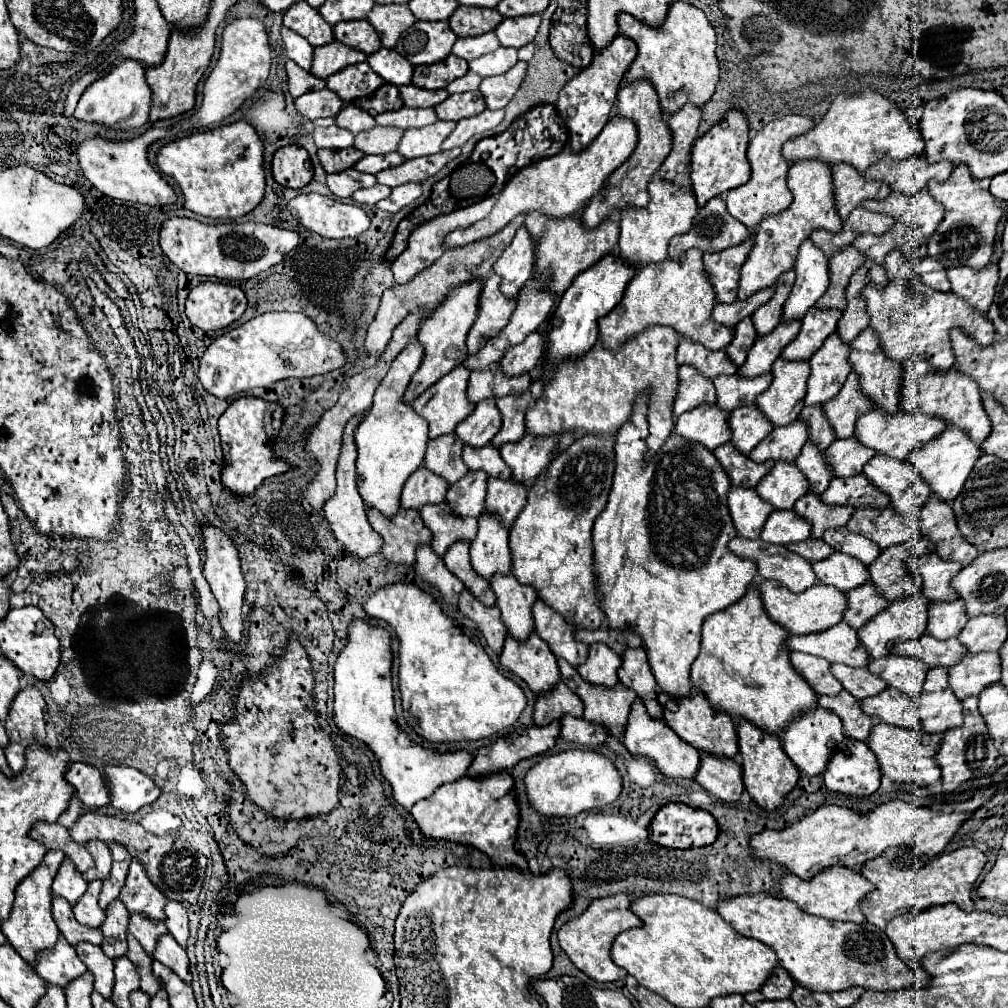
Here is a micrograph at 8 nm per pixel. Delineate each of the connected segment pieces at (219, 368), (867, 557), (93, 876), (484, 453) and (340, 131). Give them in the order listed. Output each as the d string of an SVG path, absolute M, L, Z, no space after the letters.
M265 312L215 338L201 358L199 380L213 396L229 398L257 386L267 388L285 378L325 374L341 368L345 362L343 346L323 334L303 312Z
M835 528L835 530L829 530L823 534L823 540L833 546L837 552L845 552L857 560L861 560L863 564L871 564L875 562L875 558L879 556L879 546L859 534L853 534L853 532L847 532L847 528Z
M91 840L89 844L85 844L85 848L91 852L91 856L95 860L95 866L91 870L87 870L83 874L83 878L87 882L97 880L97 878L105 880L109 876L109 870L111 870L111 850L109 850L109 846L101 840Z
M487 444L483 448L463 448L463 460L469 466L469 470L485 470L489 476L499 476L503 480L511 478L511 468L503 462L499 450L493 444Z
M329 126L329 128L315 128L315 144L317 148L331 148L331 150L343 150L353 146L353 134L345 128L339 126Z

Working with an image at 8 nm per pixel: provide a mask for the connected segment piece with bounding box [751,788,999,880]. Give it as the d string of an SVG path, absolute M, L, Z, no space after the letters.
M981 788L973 794L971 800L945 806L935 812L925 806L917 806L905 800L889 800L877 806L867 814L859 814L851 808L843 806L819 806L813 814L803 816L801 820L789 824L783 830L765 830L751 838L751 850L757 858L769 858L785 866L789 872L797 874L803 880L813 878L817 872L829 866L847 866L855 868L867 860L881 856L885 848L891 846L915 846L925 852L929 858L941 854L945 846L953 840L963 822L967 822L975 810L985 806L999 790L997 788Z

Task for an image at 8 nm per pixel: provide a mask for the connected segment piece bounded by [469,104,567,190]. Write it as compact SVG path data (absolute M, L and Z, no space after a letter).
M543 104L543 106L535 106L529 112L521 114L505 132L501 132L501 136L497 134L497 136L479 140L479 144L475 146L469 160L483 162L485 166L489 166L493 170L493 174L497 176L495 190L501 190L503 182L509 180L513 172L519 172L521 168L525 168L527 164L533 164L537 160L549 158L549 156L561 152L565 146L567 146L567 128L563 128L561 118L555 112L555 106Z

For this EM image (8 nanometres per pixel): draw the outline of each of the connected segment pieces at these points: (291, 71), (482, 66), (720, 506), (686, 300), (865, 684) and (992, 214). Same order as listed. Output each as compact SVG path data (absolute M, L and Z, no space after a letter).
M287 60L287 82L289 82L289 92L293 98L303 96L309 90L323 90L325 88L325 80L315 78L313 74L305 72L303 68L299 68L295 62Z
M497 48L491 54L479 56L469 62L469 70L487 78L493 74L503 74L517 64L517 48Z
M641 392L637 398L635 398L635 404L633 404L633 414L631 418L623 424L623 428L619 428L619 434L617 434L617 440L615 440L615 462L617 462L617 468L615 468L615 476L613 476L613 488L611 488L611 494L609 494L609 502L605 506L605 510L597 516L595 520L595 526L593 526L593 546L595 546L595 572L597 572L597 578L599 578L599 592L601 592L601 608L609 620L609 626L611 628L619 628L619 630L635 630L641 638L643 638L643 644L647 648L647 656L649 656L649 664L651 664L651 670L655 672L655 680L659 684L659 688L671 696L687 696L691 692L691 682L689 682L689 666L693 664L693 660L697 658L699 654L699 644L701 644L701 624L707 616L719 612L719 610L725 610L727 606L731 606L733 602L737 602L739 598L743 598L743 594L747 592L751 580L755 578L757 574L757 568L755 568L755 560L751 558L743 558L743 556L737 556L729 550L727 542L731 538L737 536L737 530L733 526L733 520L729 516L729 508L727 508L727 492L731 488L731 480L727 478L727 472L723 470L721 462L713 456L713 452L709 452L703 444L697 444L697 442L691 442L691 440L685 440L683 436L677 436L677 434L671 434L663 448L651 458L651 460L645 460L645 454L647 454L647 444L645 444L645 438L647 438L647 396L649 392Z
M699 248L687 250L679 260L663 260L659 264L645 264L637 270L637 274L627 284L625 296L621 302L599 320L599 334L601 344L605 348L619 348L635 336L637 332L645 330L653 324L671 326L683 338L691 338L701 342L709 350L721 350L733 340L733 328L715 324L711 320L713 304L715 304L715 290L707 280L707 272L703 266L703 252Z
M833 664L831 672L843 684L843 688L849 690L859 700L875 696L889 686L885 684L885 680L871 674L867 668L851 668L845 664Z
M965 164L955 166L953 174L945 182L929 182L929 194L945 206L945 218L933 232L931 242L927 244L929 256L939 260L945 268L951 266L971 266L983 268L993 256L993 244L997 236L997 224L1003 216L1003 208L997 204L997 198L977 186Z

